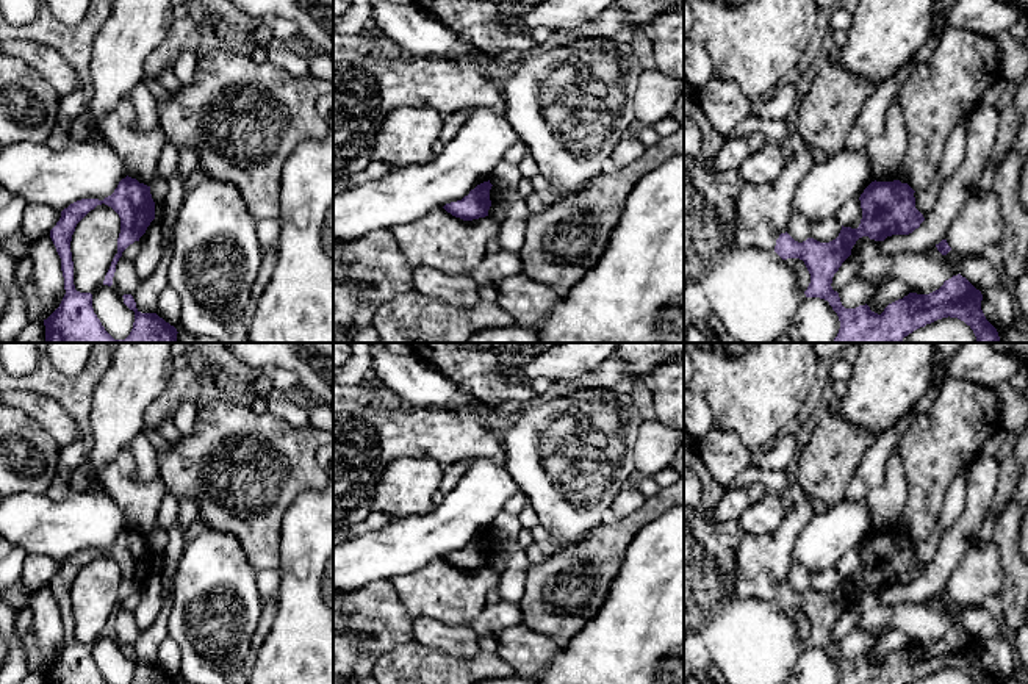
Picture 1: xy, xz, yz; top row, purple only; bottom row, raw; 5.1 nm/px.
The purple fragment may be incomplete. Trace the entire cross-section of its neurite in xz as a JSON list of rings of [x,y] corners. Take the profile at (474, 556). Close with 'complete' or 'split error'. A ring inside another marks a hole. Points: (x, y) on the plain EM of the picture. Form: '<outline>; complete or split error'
[[[483,532],[469,542],[462,551],[446,554],[443,559],[455,568],[473,571],[488,567],[491,557],[490,540],[491,534]]]; complete

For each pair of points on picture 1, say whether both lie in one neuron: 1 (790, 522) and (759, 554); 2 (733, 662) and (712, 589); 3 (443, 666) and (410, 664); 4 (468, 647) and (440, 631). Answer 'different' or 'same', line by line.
1: same
2: same
3: same
4: same

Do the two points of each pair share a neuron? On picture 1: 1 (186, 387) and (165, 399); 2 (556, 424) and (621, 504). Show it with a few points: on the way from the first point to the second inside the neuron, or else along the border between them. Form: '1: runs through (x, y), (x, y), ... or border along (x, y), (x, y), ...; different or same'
1: runs through (182, 387), (169, 399); same
2: border along (625, 484), (603, 518); different

